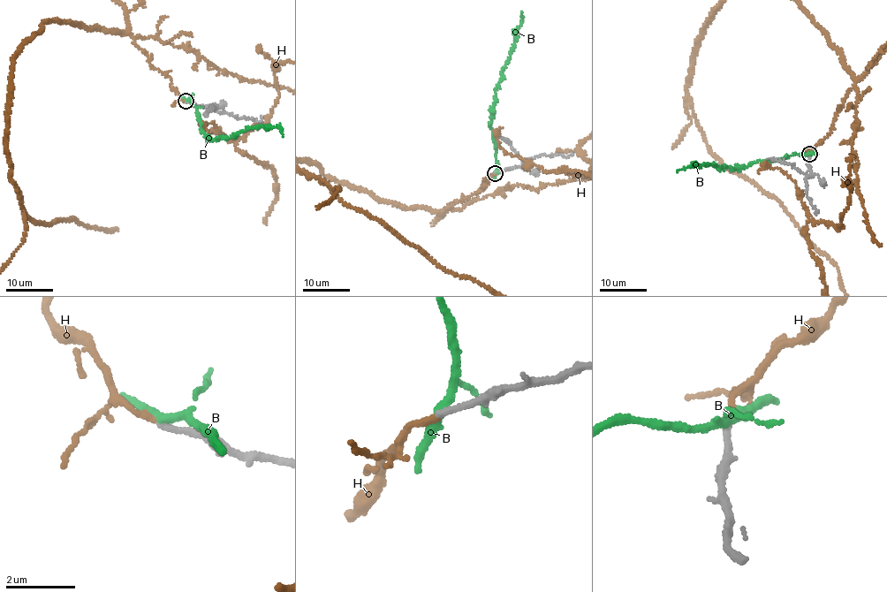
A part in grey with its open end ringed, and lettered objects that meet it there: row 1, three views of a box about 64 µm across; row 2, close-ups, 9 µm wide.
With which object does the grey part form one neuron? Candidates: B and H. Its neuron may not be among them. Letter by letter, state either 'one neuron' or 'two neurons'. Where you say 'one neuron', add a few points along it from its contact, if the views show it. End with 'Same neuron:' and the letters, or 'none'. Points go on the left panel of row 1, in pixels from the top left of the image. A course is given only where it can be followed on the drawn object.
B: two neurons
H: one neuron
Same neuron: H

